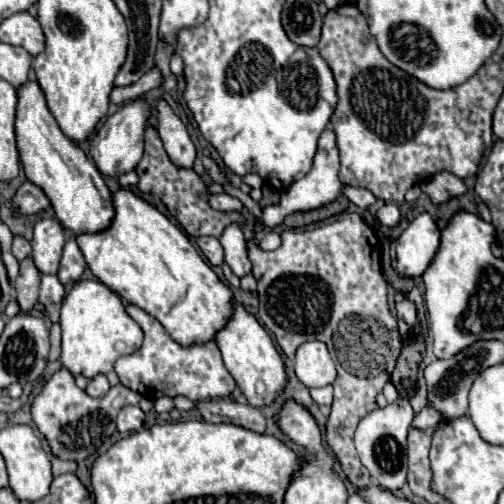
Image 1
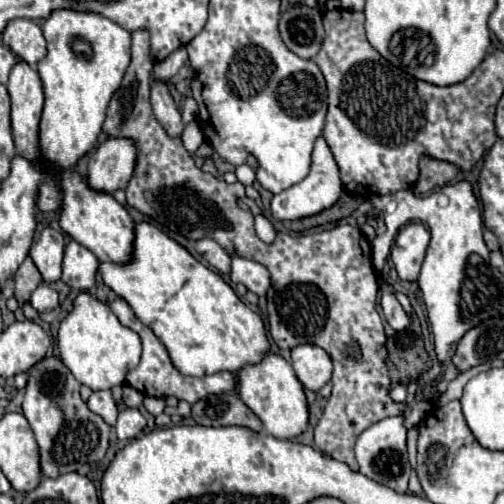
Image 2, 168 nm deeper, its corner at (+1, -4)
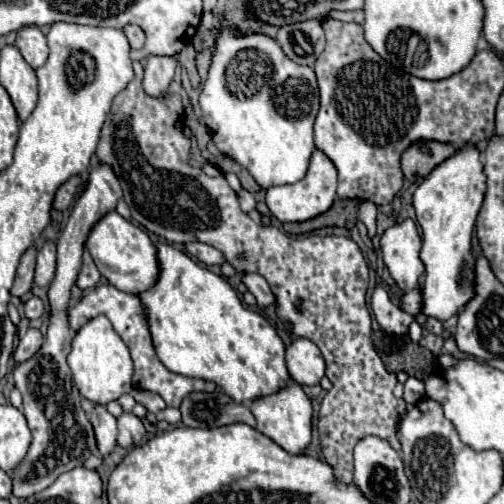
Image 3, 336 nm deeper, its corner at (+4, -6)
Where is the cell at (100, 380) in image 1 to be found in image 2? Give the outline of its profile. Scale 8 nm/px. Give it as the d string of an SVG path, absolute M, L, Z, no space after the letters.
M109 390L93 392L87 404L89 404L89 410L91 410L91 412L99 414L109 426L115 426L115 422L117 422L117 414L119 414L119 408L115 406L115 402L113 402Z

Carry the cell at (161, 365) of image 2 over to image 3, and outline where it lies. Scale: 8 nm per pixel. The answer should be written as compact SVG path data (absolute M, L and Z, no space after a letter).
M112 284L106 286L96 286L94 290L86 292L82 296L82 300L68 310L68 322L72 326L72 330L78 330L82 324L86 324L90 318L104 314L108 316L108 320L112 322L114 330L118 332L118 336L124 340L124 344L130 348L132 360L134 360L134 386L154 392L158 396L164 398L164 402L168 406L180 406L180 402L184 400L184 396L188 396L190 392L214 392L216 384L214 382L206 382L206 380L194 380L194 378L186 378L180 374L170 374L166 370L166 366L158 360L154 346L152 346L152 338L148 332L148 324L142 316L142 308L140 308L140 298L134 294L126 294L122 290L118 290Z

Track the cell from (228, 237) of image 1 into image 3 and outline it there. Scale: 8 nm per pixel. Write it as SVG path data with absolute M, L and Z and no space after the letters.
M244 274L244 276L242 276L242 282L244 282L246 288L256 296L260 308L266 308L266 306L270 306L270 304L274 302L272 290L270 290L268 282L266 282L260 274Z

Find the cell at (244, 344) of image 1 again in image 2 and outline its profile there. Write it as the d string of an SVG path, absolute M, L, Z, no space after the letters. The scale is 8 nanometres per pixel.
M269 354L255 366L245 366L239 374L239 396L241 400L261 418L265 430L275 438L295 438L309 426L309 406L303 384L293 372L293 366L279 354Z

